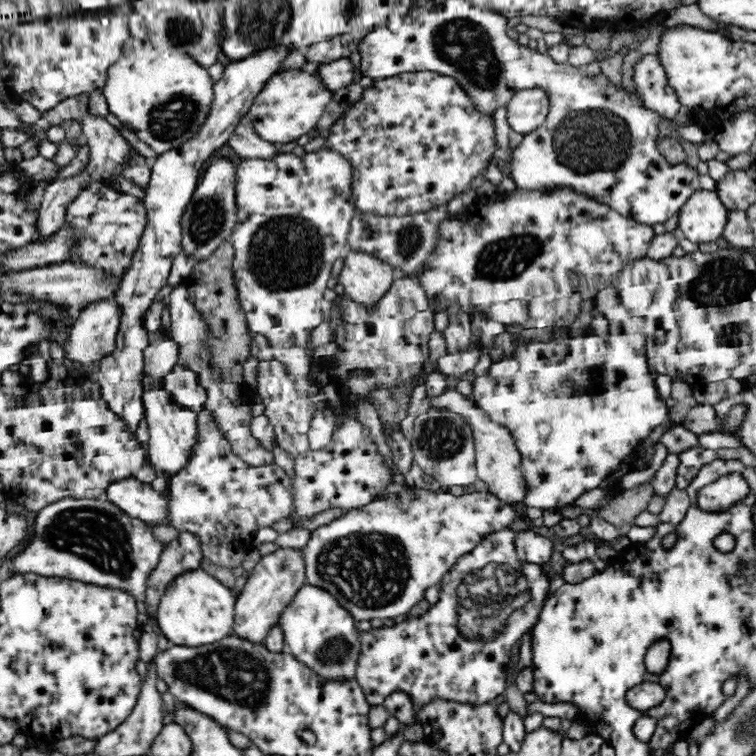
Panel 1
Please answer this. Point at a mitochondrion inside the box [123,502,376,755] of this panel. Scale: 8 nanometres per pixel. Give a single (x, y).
(239, 675)

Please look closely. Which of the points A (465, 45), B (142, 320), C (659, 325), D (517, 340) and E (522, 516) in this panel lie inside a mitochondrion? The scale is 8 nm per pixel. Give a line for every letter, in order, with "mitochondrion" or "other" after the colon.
A: mitochondrion
B: other
C: other
D: other
E: other

